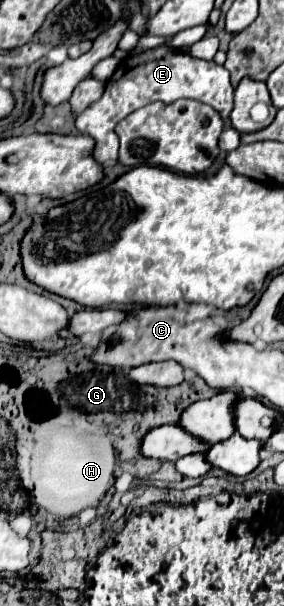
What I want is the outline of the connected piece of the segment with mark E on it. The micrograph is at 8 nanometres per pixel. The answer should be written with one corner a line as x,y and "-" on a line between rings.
158,47
154,51
146,51
142,55
126,57
116,73
106,83
106,91
100,97
100,101
92,103
86,111
82,111
76,119
76,129
84,135
90,135
96,141
94,157
102,165
116,165
118,163
118,135
114,133
114,127
118,121
134,113
136,109
154,103
164,101
172,103
178,99
196,99
210,107
214,107
224,121
228,123
228,113
234,107
234,89
230,85
230,75
224,71
224,67
211,61
196,59
170,47

